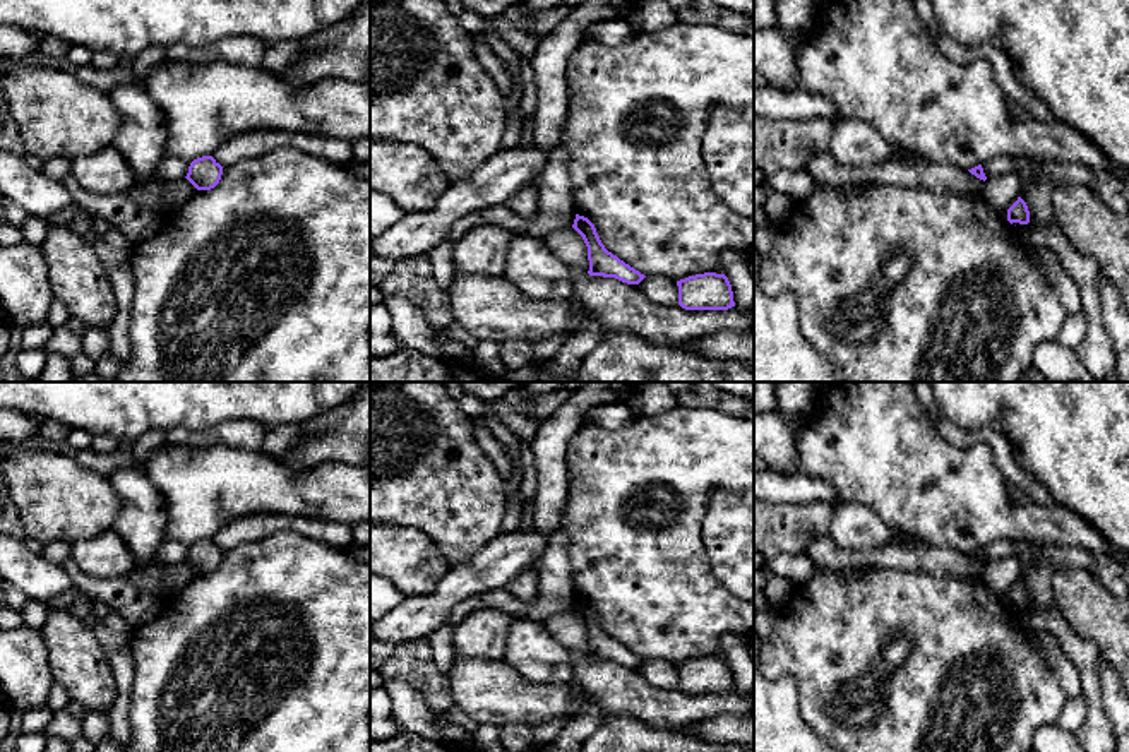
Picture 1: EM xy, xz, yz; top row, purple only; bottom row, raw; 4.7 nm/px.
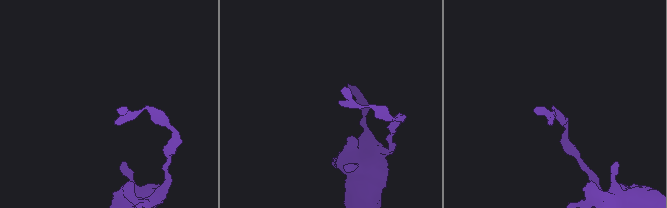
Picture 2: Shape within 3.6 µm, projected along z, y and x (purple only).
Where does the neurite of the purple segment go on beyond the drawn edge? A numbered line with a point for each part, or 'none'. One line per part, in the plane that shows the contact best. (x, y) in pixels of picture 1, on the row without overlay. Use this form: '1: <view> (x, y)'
none

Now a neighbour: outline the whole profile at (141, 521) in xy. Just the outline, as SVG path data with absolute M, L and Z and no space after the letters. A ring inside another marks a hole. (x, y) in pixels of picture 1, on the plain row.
M144 468L116 469L110 478L120 497L113 529L122 536L134 557L134 569L147 569L158 562L166 541L166 502Z

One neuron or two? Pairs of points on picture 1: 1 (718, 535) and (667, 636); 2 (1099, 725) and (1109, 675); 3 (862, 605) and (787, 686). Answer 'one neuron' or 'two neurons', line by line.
1: two neurons
2: two neurons
3: two neurons

